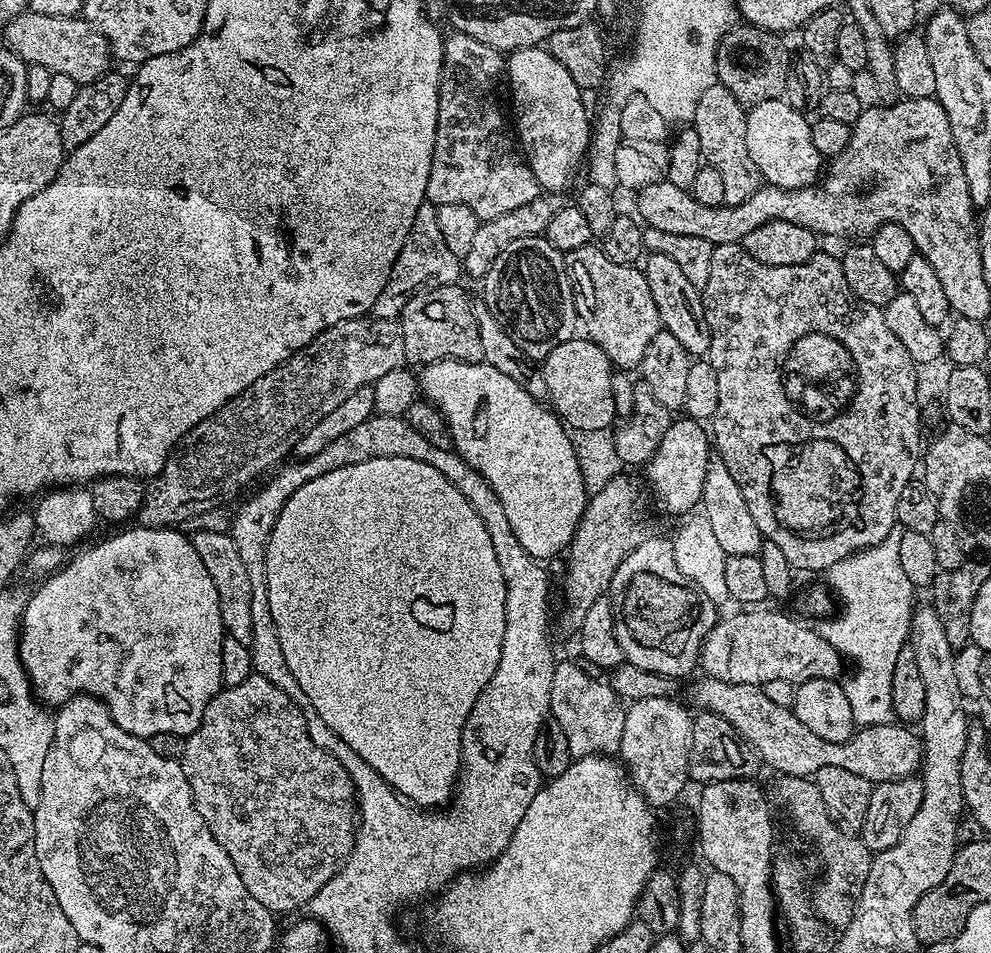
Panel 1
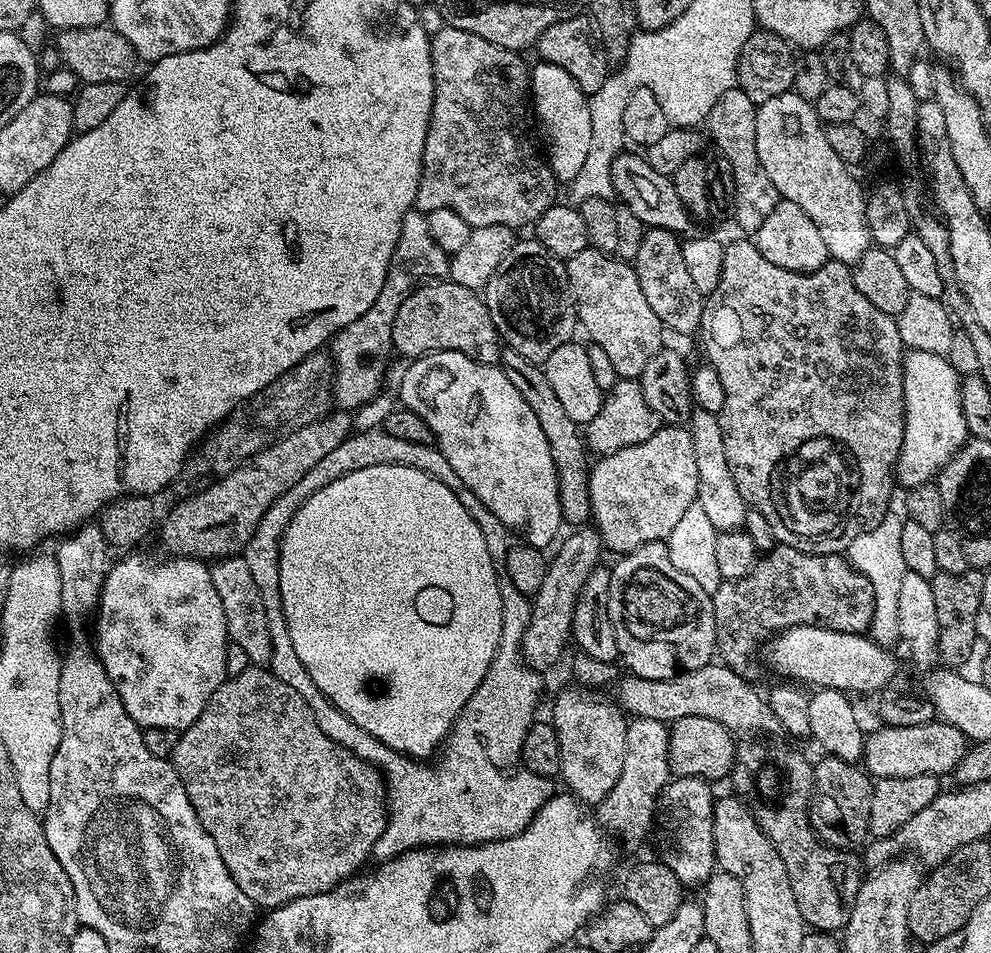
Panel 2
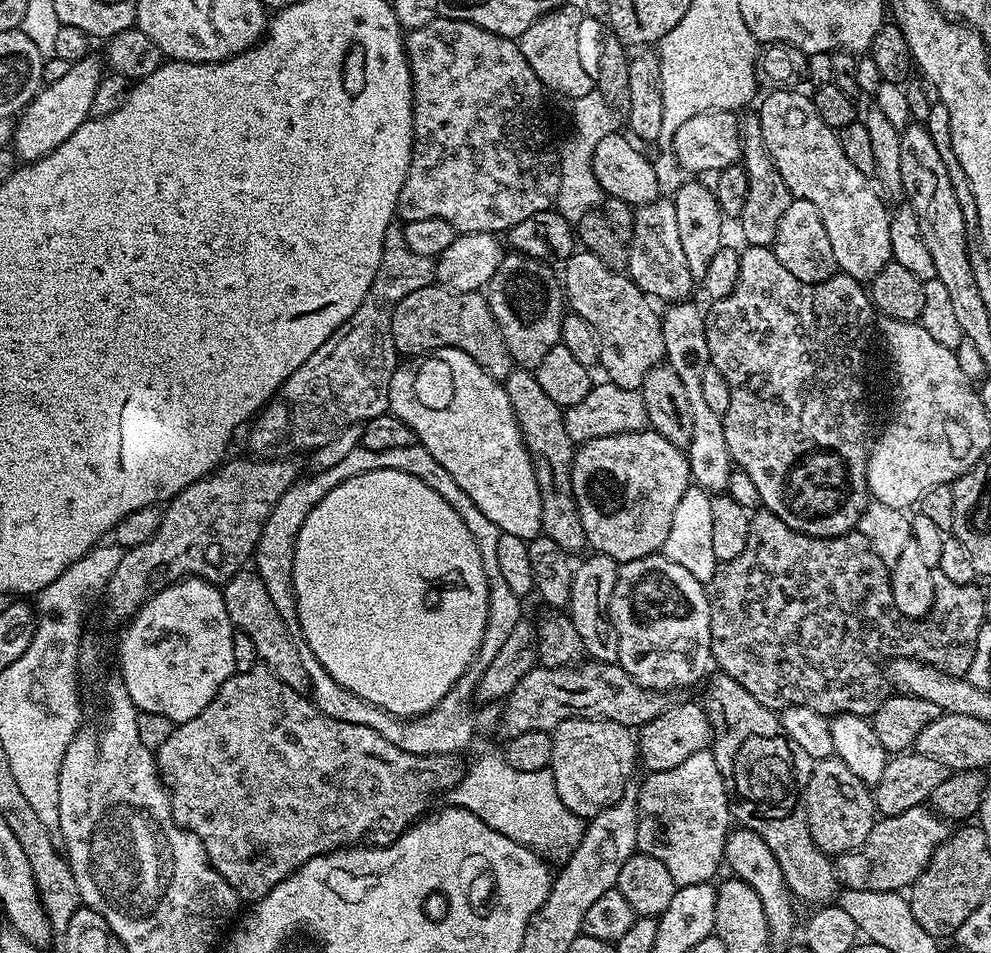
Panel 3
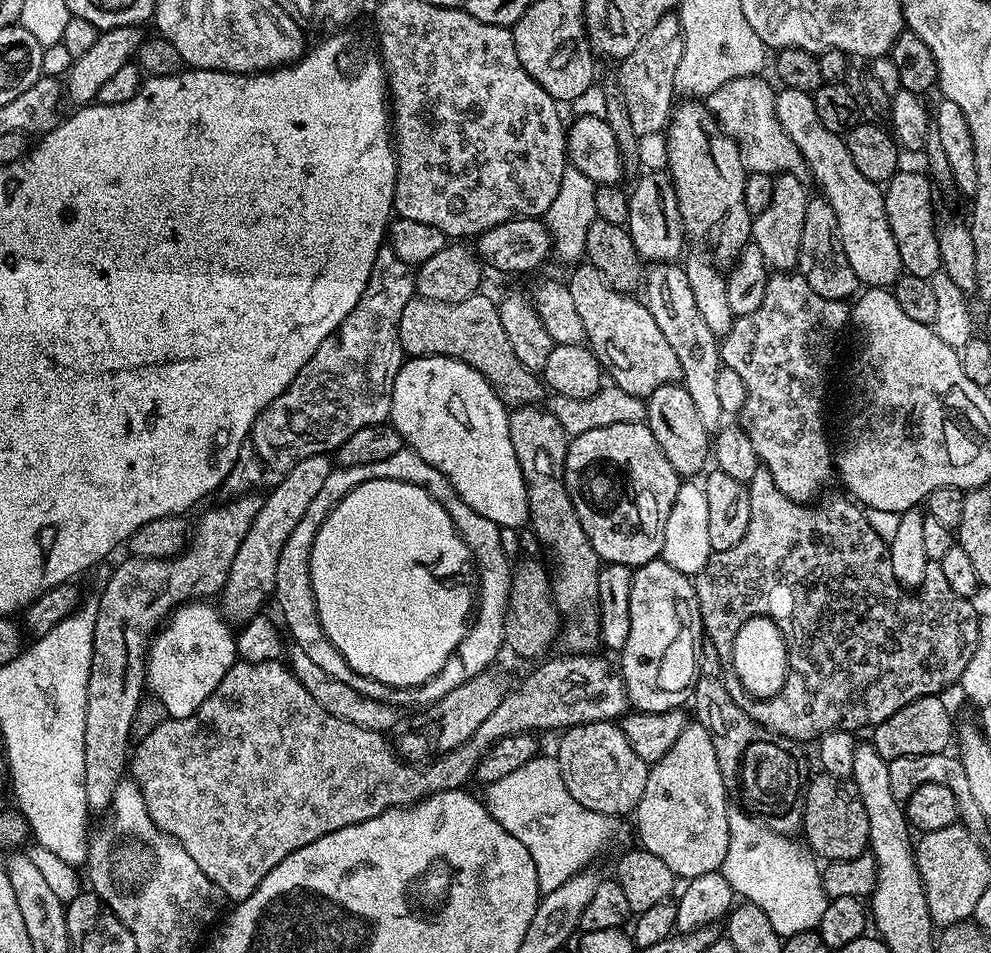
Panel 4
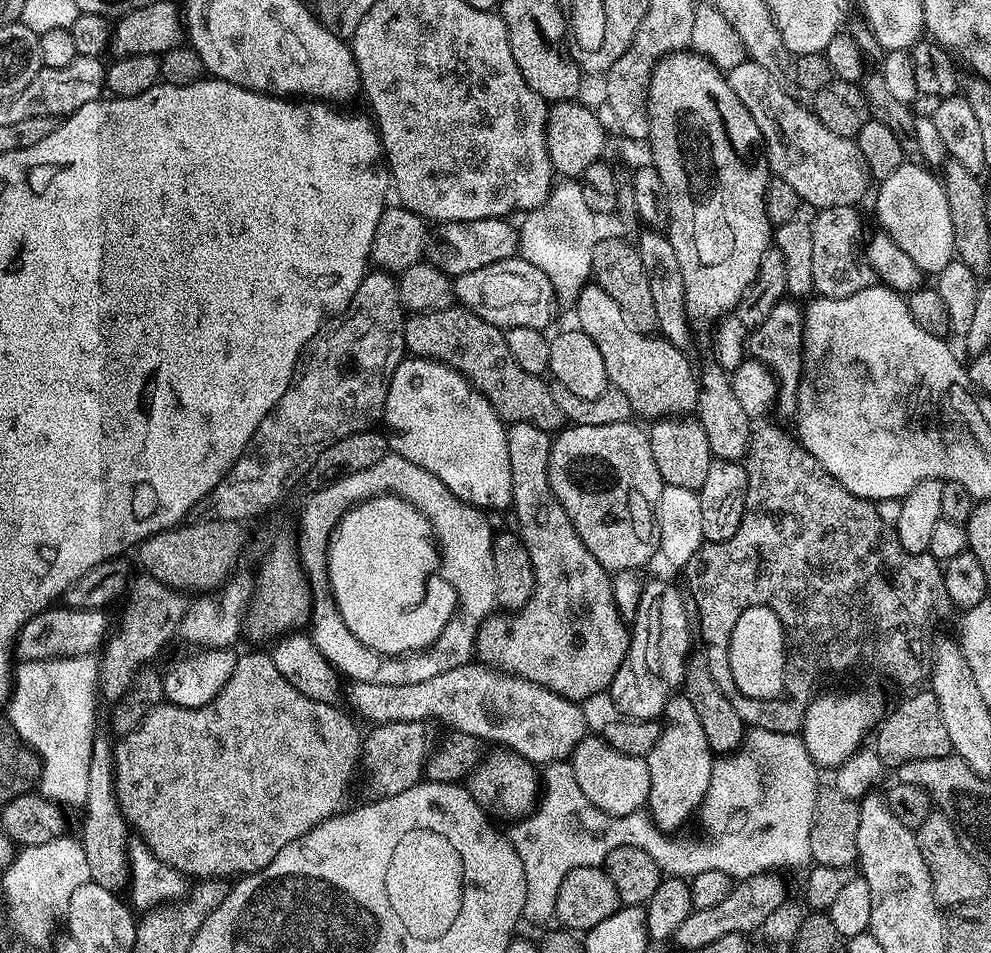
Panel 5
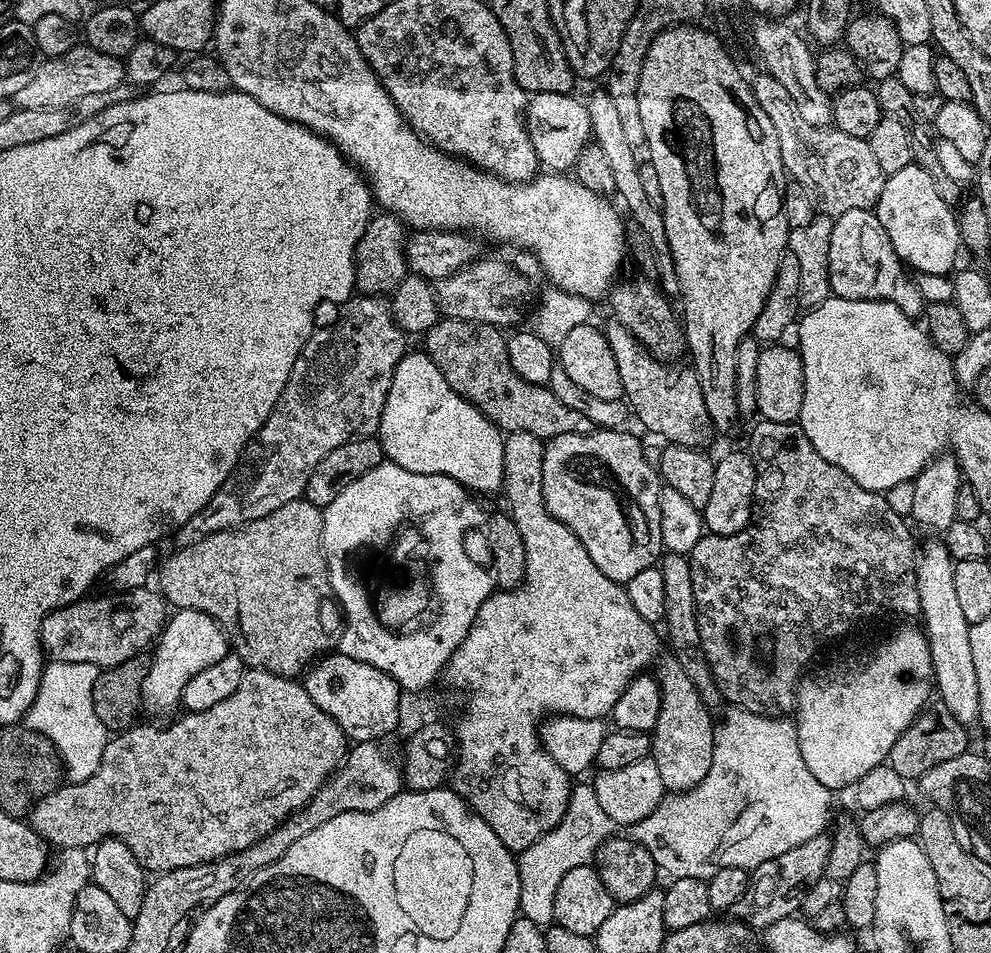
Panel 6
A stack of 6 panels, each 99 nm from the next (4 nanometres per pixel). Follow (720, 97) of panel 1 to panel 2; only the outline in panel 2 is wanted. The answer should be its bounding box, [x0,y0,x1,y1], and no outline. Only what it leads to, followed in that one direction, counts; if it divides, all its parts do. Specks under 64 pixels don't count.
[706,88,781,234]

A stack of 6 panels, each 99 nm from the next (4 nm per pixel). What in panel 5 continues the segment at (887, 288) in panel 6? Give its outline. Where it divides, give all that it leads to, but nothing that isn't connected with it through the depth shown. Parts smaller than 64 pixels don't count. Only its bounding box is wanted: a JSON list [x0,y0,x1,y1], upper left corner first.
[811,207,874,298]

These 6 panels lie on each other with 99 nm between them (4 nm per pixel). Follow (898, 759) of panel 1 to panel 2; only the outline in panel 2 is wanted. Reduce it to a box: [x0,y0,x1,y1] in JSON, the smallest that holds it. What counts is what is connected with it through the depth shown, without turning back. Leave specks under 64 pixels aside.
[615,662,970,778]

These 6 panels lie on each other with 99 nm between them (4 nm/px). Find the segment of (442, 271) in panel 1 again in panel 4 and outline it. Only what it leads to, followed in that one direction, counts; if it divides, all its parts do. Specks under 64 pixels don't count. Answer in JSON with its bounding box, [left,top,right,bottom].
[223,246,416,498]

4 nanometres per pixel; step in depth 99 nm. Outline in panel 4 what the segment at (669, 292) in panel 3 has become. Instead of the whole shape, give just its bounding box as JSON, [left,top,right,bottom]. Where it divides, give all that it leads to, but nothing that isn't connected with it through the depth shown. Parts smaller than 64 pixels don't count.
[626,170,686,264]

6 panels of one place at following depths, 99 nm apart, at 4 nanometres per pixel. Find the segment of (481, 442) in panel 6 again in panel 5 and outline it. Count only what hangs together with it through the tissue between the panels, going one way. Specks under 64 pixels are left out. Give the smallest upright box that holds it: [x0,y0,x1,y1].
[382,358,512,510]

